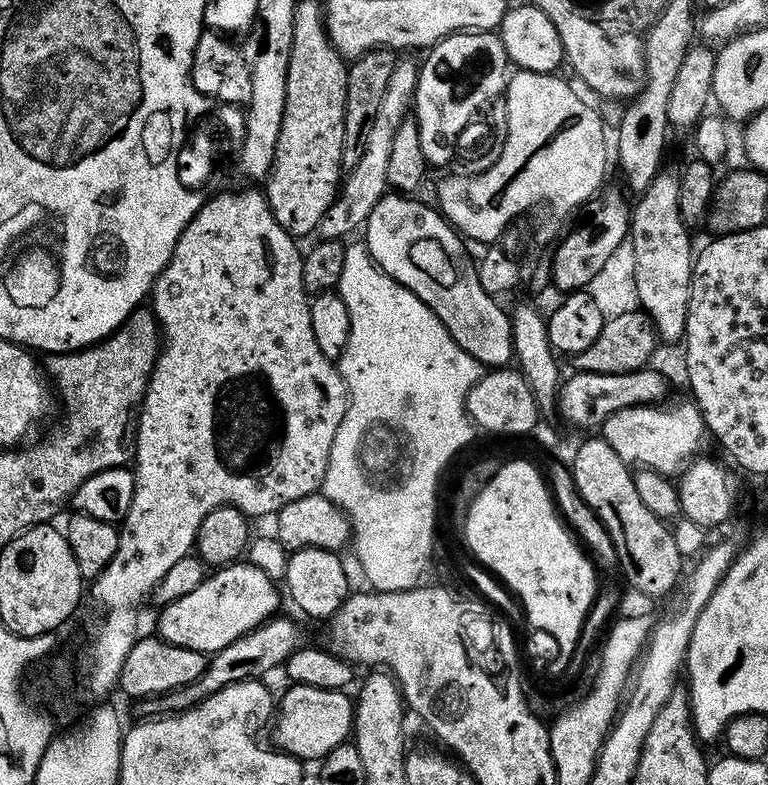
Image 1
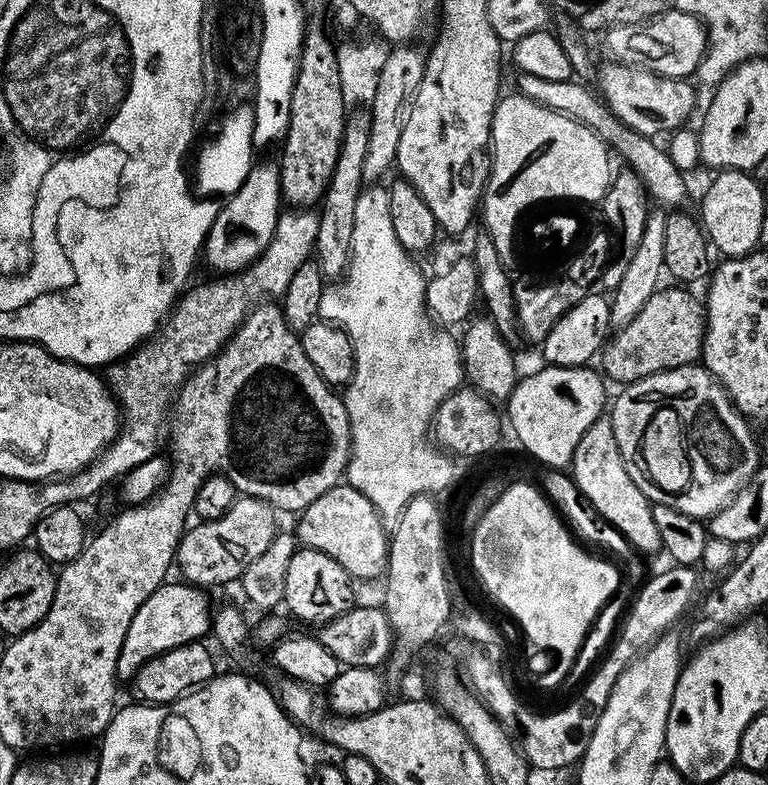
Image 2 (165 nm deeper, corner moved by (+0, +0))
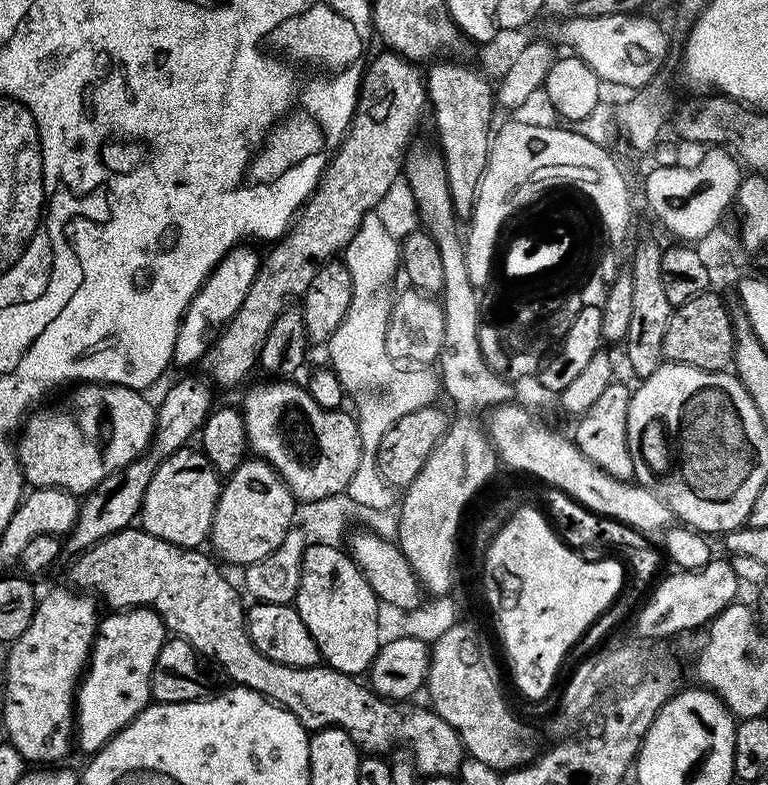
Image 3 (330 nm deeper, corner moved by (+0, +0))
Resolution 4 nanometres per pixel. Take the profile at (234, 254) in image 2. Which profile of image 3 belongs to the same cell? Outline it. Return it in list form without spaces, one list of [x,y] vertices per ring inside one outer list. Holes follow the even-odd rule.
[[[237,246],[220,259],[220,264],[204,280],[204,284],[194,294],[194,298],[186,306],[184,316],[178,326],[178,334],[174,338],[172,364],[175,367],[188,368],[191,364],[199,365],[210,346],[220,337],[220,332],[238,314],[238,306],[246,302],[246,294],[250,294],[250,286],[254,286],[254,278],[260,273],[261,253],[256,253],[252,246]]]

